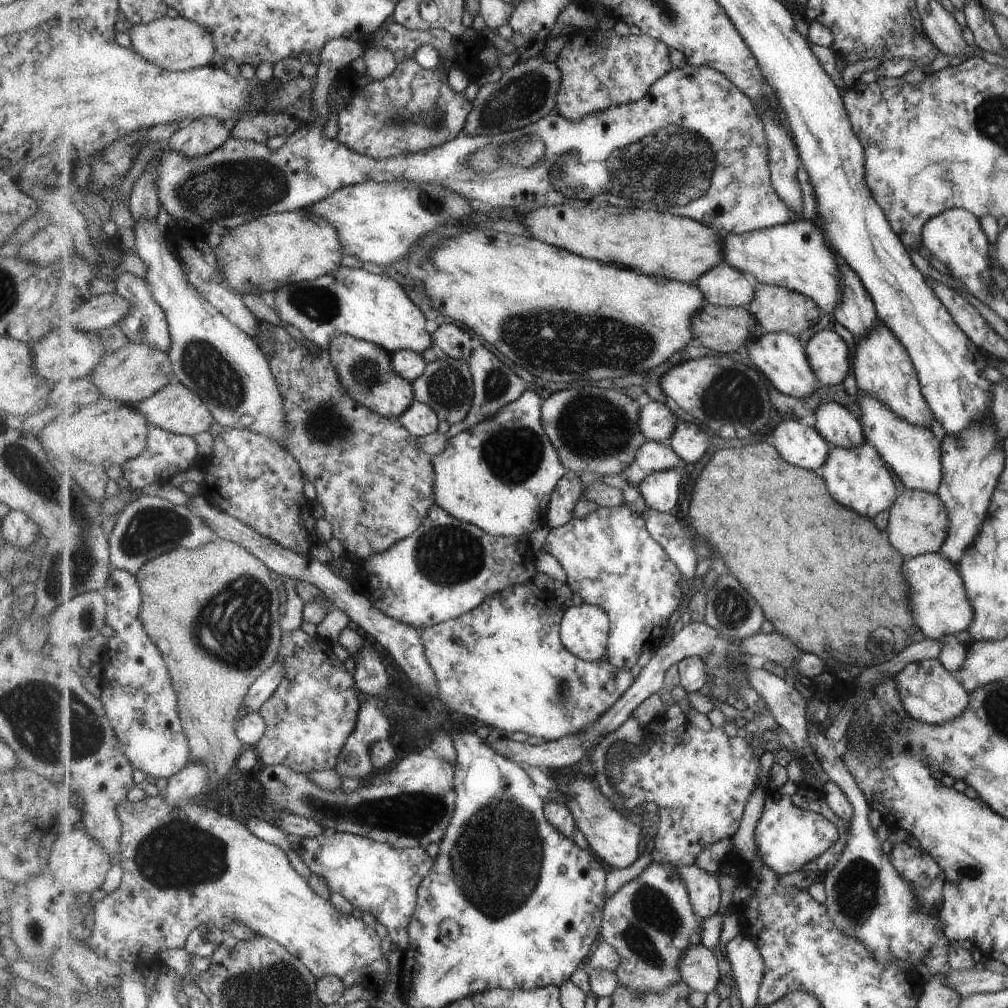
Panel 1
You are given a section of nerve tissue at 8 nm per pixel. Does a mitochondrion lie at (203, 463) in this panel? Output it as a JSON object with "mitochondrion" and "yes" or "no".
{"mitochondrion":"no"}

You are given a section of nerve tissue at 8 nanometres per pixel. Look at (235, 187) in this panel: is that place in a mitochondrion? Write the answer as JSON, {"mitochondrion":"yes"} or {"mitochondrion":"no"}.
{"mitochondrion":"yes"}

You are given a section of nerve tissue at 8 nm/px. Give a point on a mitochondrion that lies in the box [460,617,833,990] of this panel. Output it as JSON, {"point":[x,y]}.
{"point":[655,915]}

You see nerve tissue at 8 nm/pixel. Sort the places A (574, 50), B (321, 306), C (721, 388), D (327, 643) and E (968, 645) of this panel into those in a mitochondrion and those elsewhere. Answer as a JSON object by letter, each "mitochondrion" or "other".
{"A":"other","B":"mitochondrion","C":"mitochondrion","D":"other","E":"other"}

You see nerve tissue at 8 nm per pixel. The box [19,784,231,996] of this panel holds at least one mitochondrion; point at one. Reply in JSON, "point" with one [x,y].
{"point":[32,930]}

